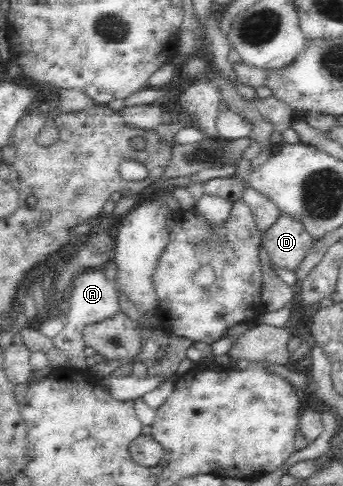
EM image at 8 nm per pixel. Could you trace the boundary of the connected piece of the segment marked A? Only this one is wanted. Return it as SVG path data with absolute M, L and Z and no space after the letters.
M102 268L76 274L71 286L72 290L67 295L67 313L64 316L64 327L51 339L53 346L66 354L67 369L88 371L89 367L85 363L86 344L82 337L83 327L86 324L98 323L121 314L119 294L116 291L115 283L105 277Z

